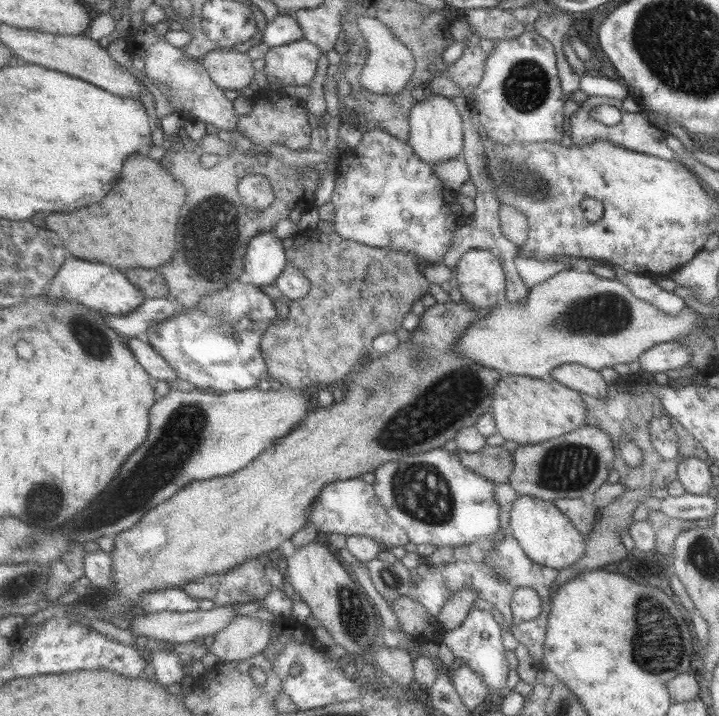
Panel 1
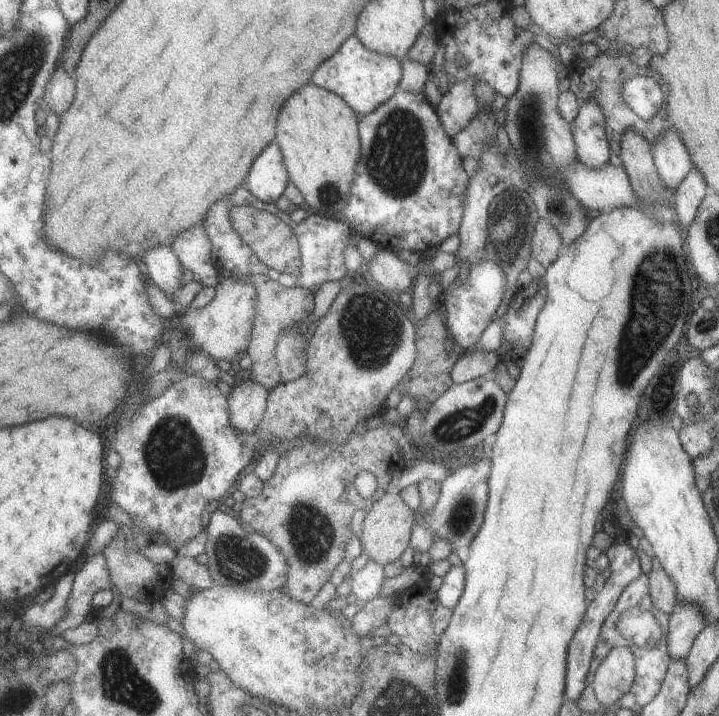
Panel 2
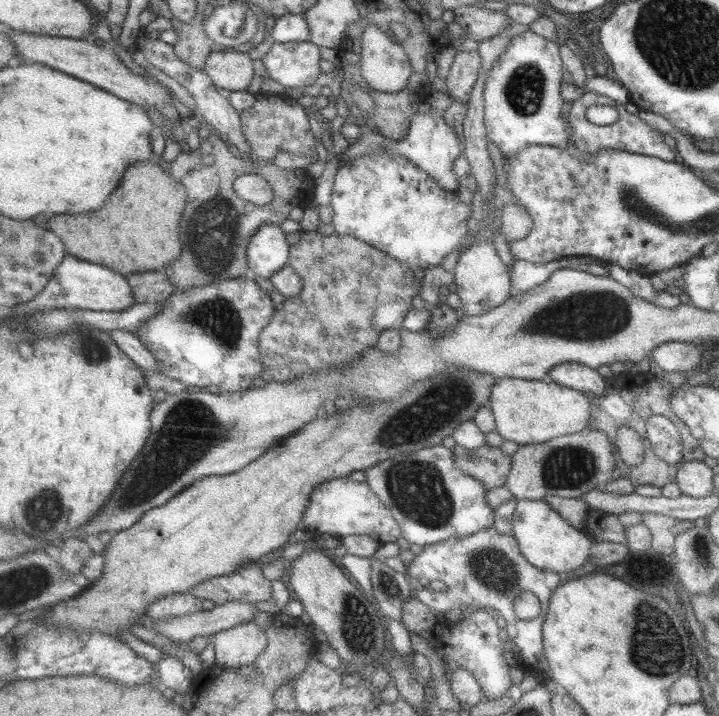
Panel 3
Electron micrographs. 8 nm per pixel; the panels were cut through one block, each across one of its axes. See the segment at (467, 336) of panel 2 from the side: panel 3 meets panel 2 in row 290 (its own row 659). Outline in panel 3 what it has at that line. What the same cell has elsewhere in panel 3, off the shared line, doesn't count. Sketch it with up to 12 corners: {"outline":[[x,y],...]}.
{"outline":[[473,610],[441,642],[483,700],[511,686],[501,626]]}

